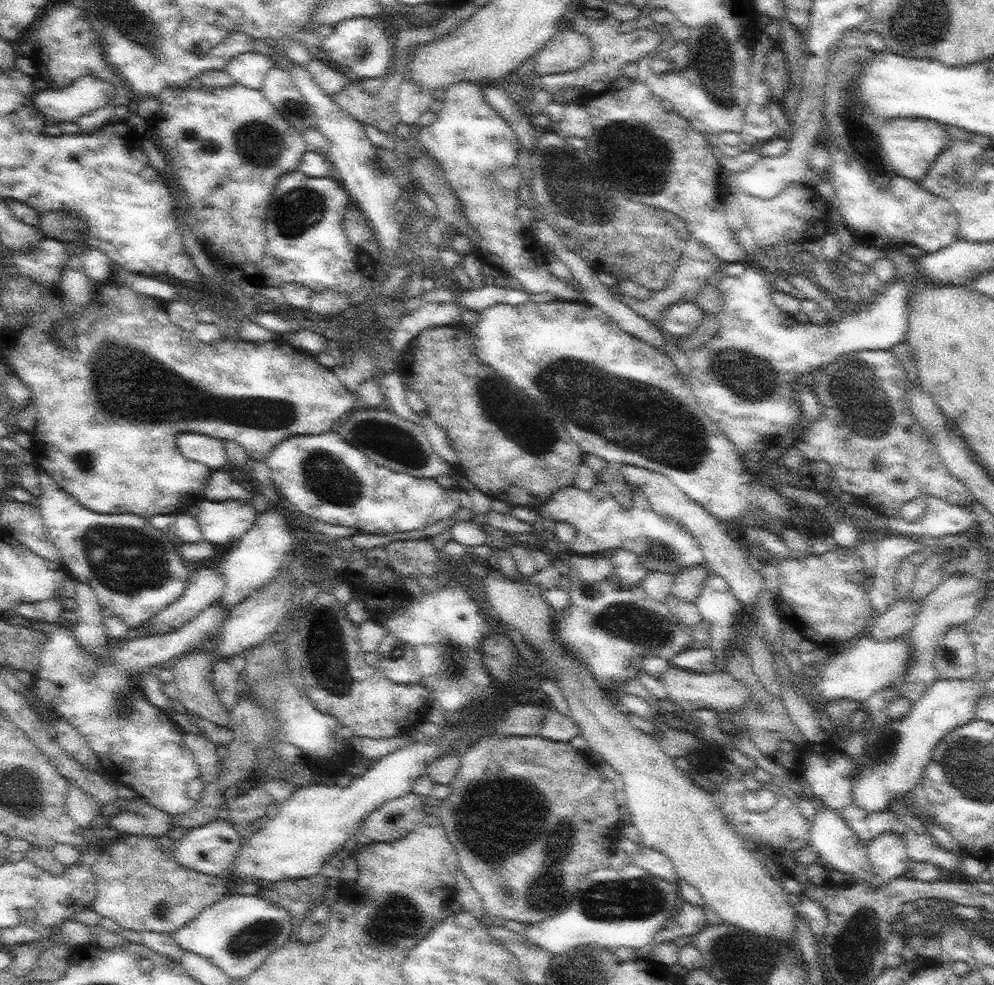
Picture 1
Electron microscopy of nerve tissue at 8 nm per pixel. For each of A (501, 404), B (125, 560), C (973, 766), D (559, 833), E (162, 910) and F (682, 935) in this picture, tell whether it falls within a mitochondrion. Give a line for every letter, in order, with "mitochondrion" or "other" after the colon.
A: mitochondrion
B: mitochondrion
C: mitochondrion
D: mitochondrion
E: mitochondrion
F: other

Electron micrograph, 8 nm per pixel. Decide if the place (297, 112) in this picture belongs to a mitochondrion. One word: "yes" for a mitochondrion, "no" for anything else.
yes

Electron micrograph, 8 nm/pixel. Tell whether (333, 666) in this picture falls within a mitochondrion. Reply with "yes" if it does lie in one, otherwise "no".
yes

